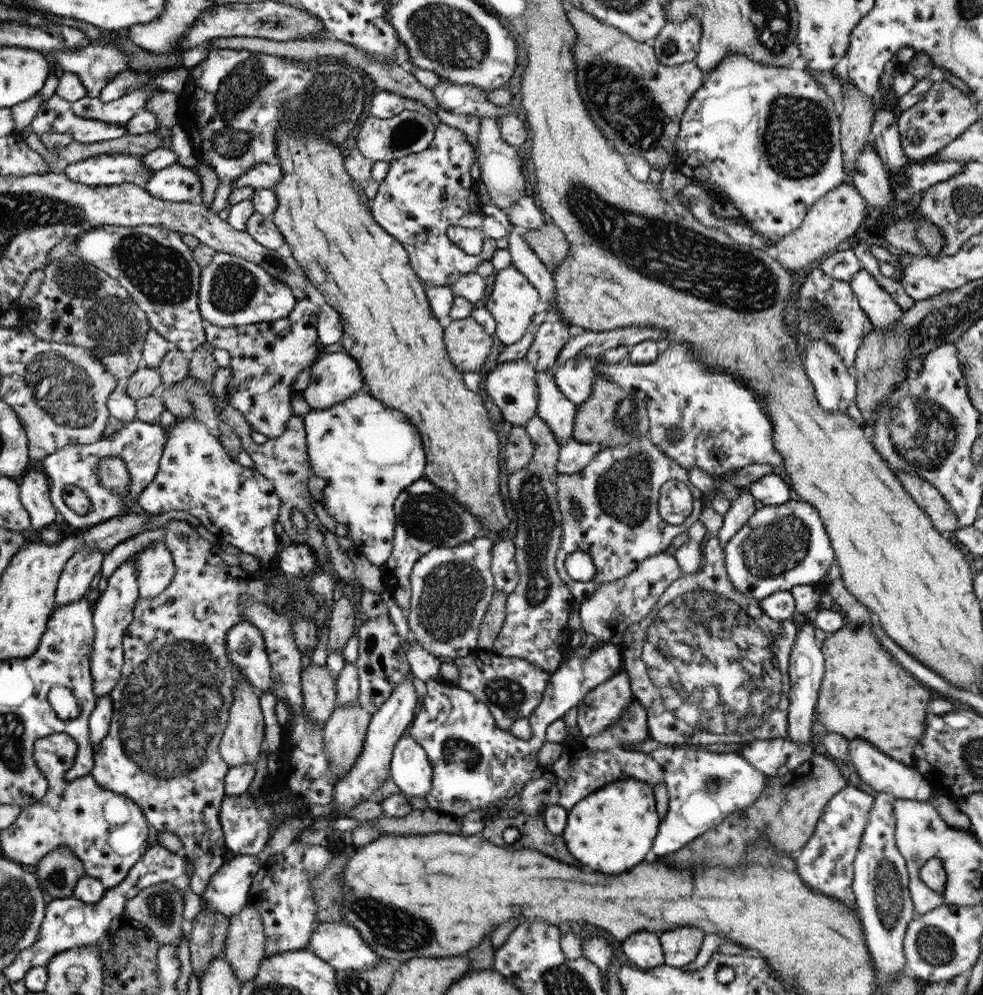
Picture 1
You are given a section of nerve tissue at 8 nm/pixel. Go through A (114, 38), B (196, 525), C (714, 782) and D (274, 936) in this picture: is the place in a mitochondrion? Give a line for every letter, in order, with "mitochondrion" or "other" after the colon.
A: other
B: other
C: mitochondrion
D: other

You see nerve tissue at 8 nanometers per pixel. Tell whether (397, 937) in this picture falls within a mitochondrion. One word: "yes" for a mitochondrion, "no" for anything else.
yes

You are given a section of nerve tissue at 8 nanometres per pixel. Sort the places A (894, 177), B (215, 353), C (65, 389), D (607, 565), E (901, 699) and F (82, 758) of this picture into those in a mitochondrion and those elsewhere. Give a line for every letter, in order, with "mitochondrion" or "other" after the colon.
A: other
B: other
C: mitochondrion
D: other
E: other
F: other

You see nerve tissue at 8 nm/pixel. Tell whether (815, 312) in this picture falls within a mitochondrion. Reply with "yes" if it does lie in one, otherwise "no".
yes

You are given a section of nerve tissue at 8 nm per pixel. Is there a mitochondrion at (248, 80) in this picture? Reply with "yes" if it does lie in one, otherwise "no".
yes

